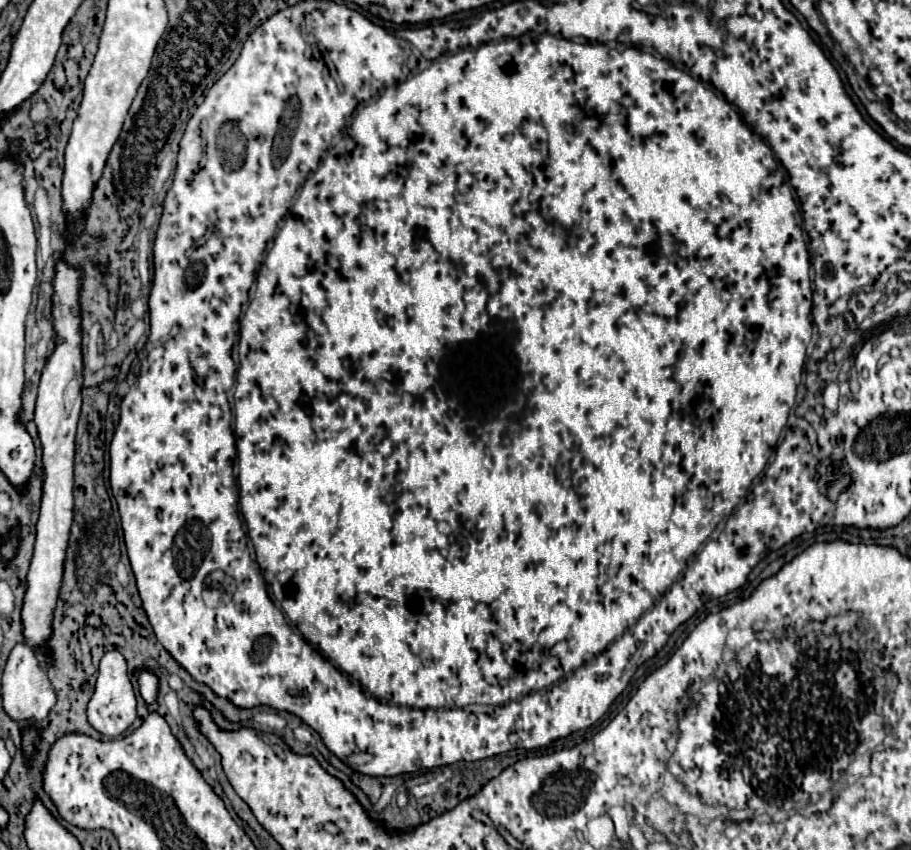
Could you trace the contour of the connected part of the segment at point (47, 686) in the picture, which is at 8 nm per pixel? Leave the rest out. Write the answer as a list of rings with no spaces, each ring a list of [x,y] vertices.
[[[17,644],[5,664],[3,676],[1,676],[1,700],[3,700],[3,708],[5,712],[13,718],[13,720],[25,720],[25,722],[37,722],[43,720],[49,710],[55,706],[55,692],[51,688],[51,682],[41,666],[41,658],[37,656],[37,652],[33,648],[29,648],[27,644]]]

